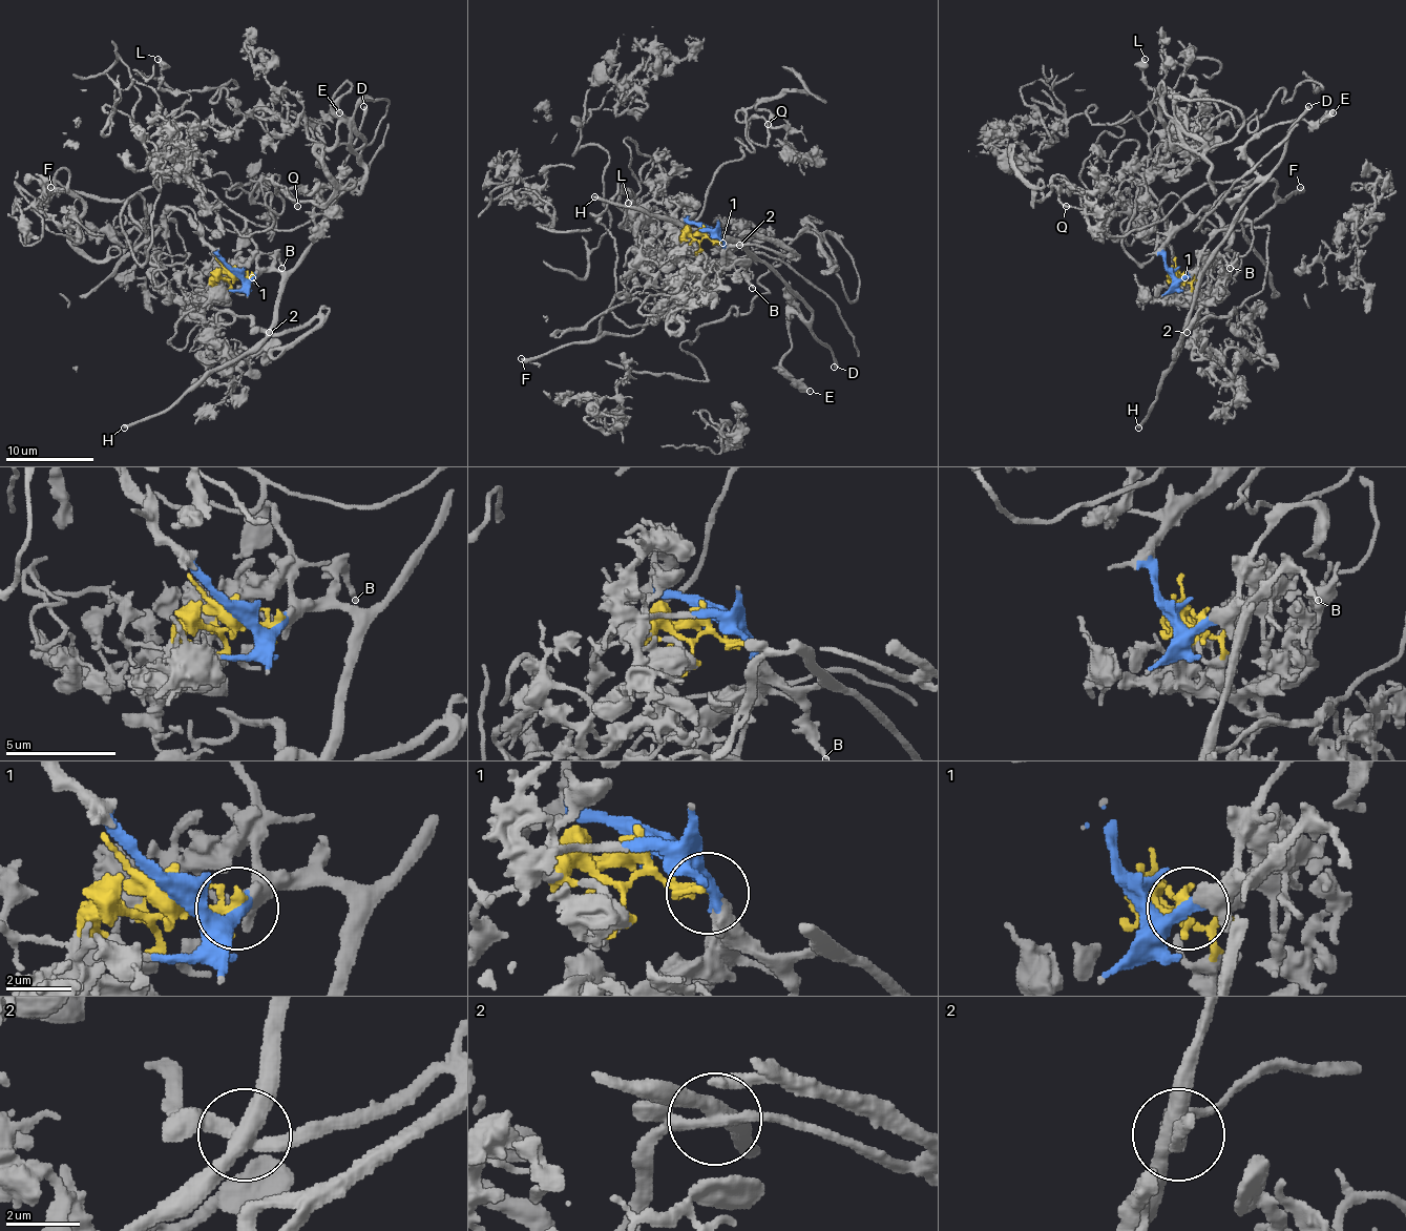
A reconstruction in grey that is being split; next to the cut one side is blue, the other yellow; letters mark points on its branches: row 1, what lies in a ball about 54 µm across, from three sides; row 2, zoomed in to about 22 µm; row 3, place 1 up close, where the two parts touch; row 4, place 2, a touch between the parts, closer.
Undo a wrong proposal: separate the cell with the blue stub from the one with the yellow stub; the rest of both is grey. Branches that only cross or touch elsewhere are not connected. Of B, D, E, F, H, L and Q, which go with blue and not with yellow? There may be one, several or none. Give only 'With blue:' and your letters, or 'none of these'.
With blue: B, D, E, H

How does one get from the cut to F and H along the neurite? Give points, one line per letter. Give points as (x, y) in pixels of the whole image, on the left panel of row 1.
F: (234, 273), (181, 288), (174, 211), (212, 230), (245, 226), (205, 188), (165, 182), (97, 200), (50, 186)
H: (234, 273), (252, 279), (267, 270), (280, 275), (271, 330), (165, 410), (123, 428)

